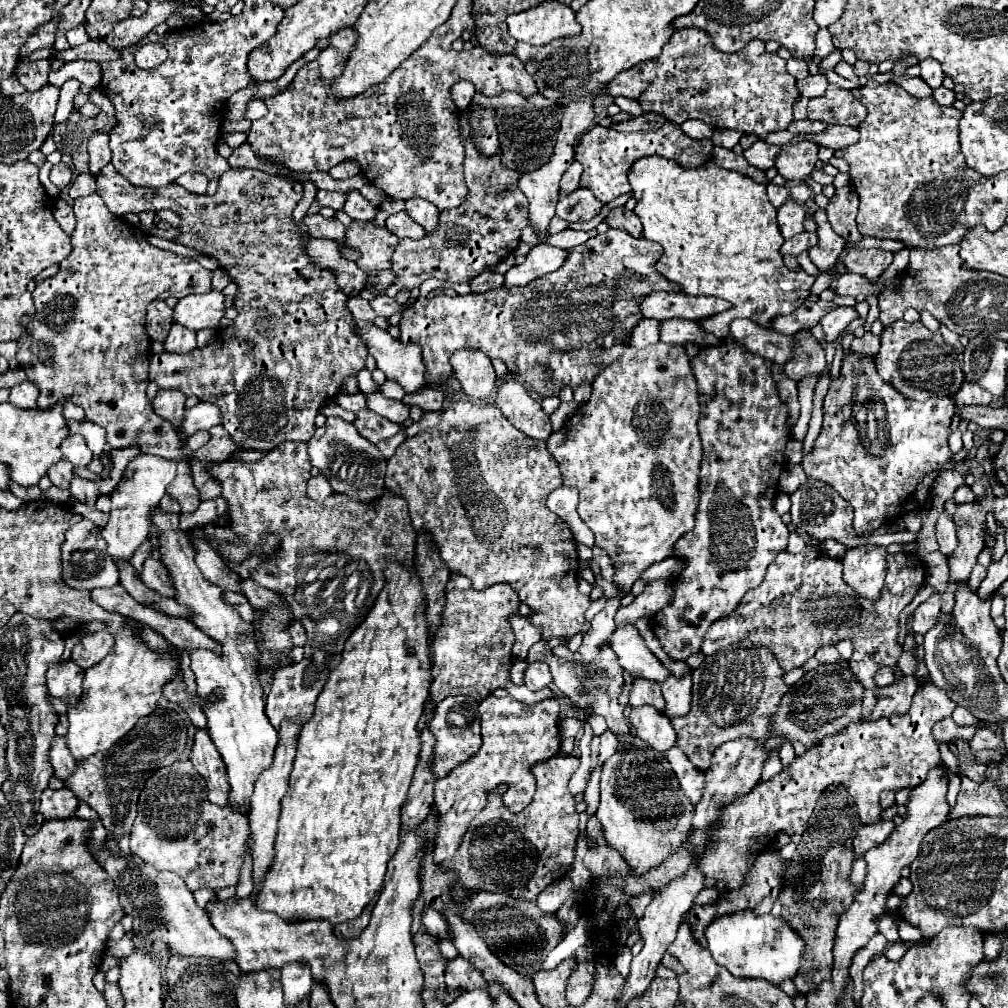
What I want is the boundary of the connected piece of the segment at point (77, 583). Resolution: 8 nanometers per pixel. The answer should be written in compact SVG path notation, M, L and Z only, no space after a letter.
M86 518L66 532L66 542L62 544L62 566L62 578L66 578L66 584L76 590L110 588L118 584L118 568L106 552L106 540L100 536L98 526Z

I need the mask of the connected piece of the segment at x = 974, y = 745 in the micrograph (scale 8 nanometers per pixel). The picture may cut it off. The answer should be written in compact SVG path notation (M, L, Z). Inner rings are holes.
M978 728L969 745L974 754L976 754L978 750L982 750L982 748L992 748L992 750L998 750L1000 754L1006 752L1002 738L998 738L998 736L996 736L992 730L988 730L988 728Z

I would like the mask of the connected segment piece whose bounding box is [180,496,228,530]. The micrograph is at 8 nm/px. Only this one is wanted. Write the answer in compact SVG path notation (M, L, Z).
M220 496L220 498L204 500L198 510L188 512L188 514L180 514L180 528L182 530L190 530L190 528L194 528L194 524L212 522L222 512L228 512L228 500L226 498Z

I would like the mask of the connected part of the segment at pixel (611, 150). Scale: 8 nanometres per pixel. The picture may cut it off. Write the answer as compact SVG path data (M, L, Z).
M596 124L594 128L590 128L588 132L584 132L578 138L578 142L574 146L574 158L584 168L580 186L592 190L594 196L602 204L608 204L614 198L630 192L626 174L634 160L638 160L642 156L650 156L650 154L660 154L686 168L692 168L692 166L698 166L698 164L704 164L706 160L710 160L712 148L714 148L712 140L692 140L676 124L664 124L656 132L654 130L652 132L616 132L614 128L604 128L604 126Z

